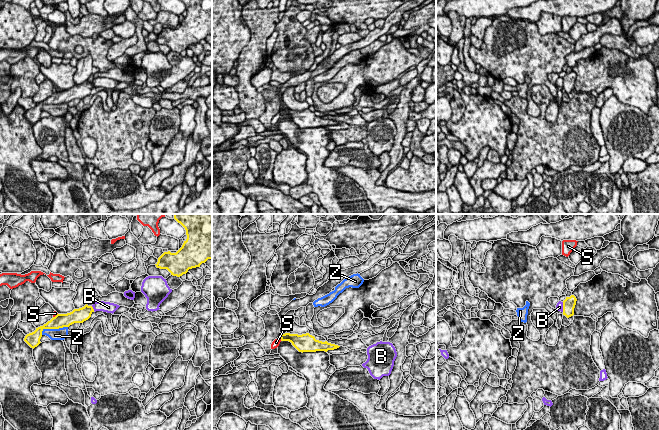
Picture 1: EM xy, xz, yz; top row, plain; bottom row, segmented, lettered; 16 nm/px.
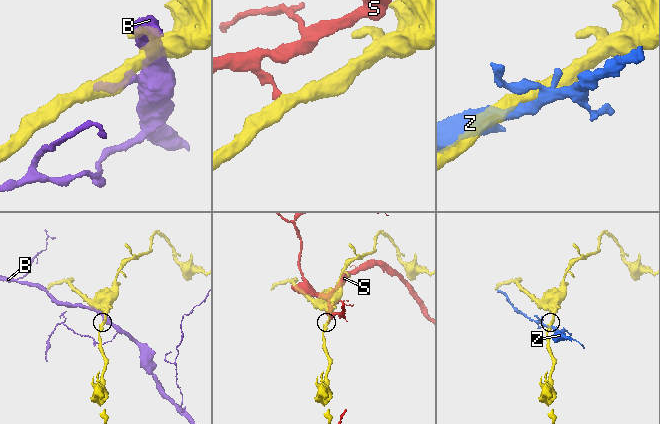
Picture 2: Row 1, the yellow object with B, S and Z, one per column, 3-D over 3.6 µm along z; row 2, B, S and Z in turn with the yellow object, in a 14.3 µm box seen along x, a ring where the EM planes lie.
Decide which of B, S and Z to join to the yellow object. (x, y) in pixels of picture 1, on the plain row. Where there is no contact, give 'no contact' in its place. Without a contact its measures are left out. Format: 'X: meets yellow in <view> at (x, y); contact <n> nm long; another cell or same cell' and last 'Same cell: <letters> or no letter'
B: meets yellow in yz at (563, 83); contact 160 nm long; another cell
S: meets yellow in xz at (281, 115); contact 70 nm long; another cell
Z: meets yellow in xy at (53, 104); contact 460 nm long; another cell
Same cell: no letter

